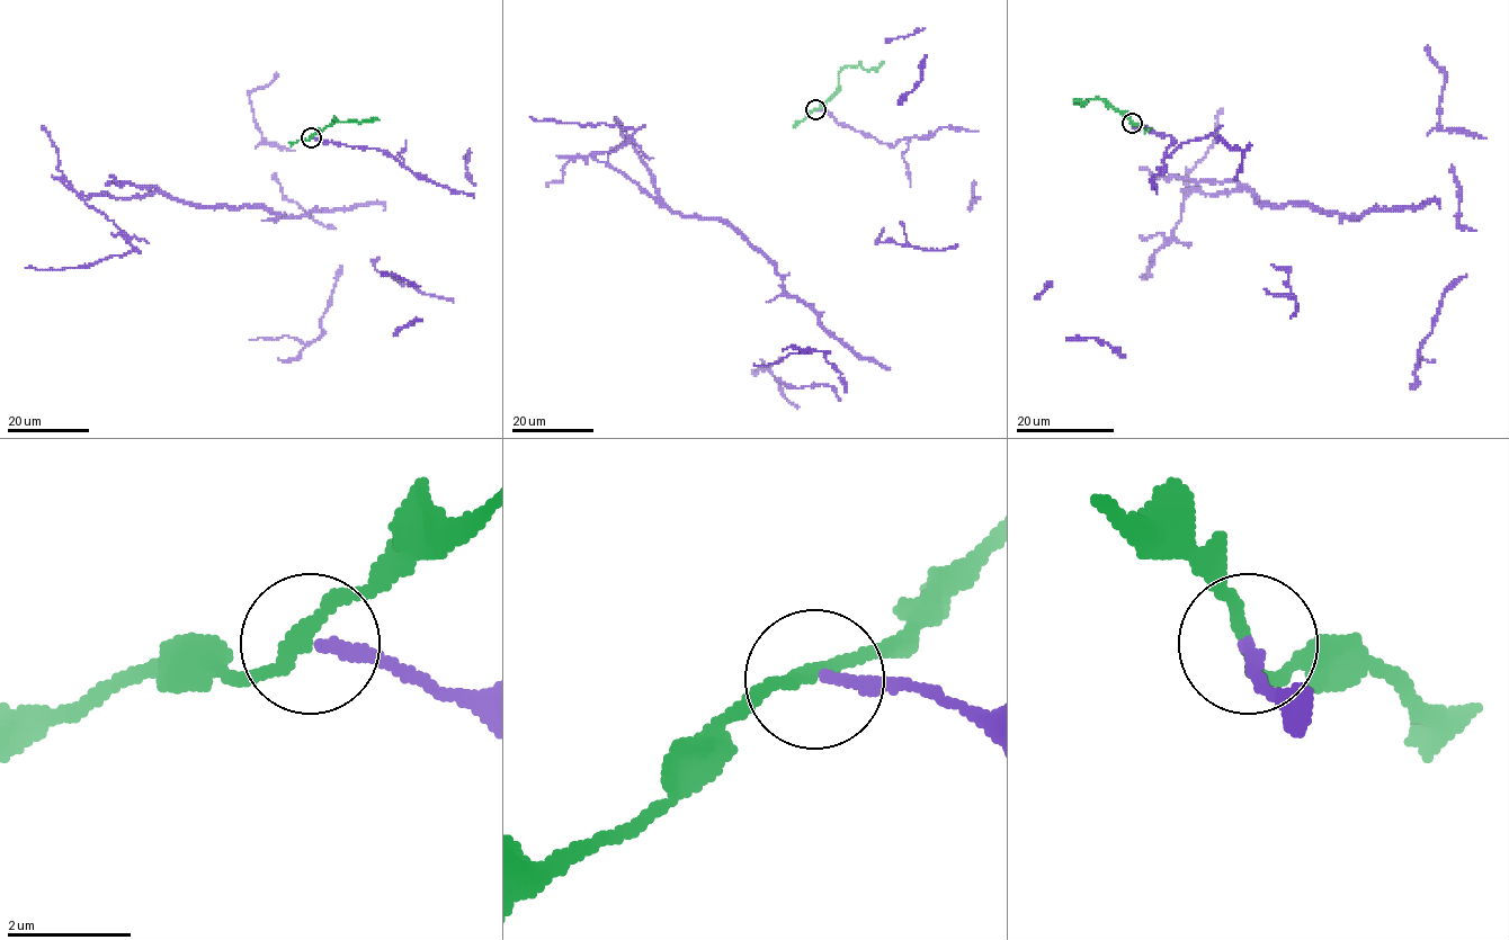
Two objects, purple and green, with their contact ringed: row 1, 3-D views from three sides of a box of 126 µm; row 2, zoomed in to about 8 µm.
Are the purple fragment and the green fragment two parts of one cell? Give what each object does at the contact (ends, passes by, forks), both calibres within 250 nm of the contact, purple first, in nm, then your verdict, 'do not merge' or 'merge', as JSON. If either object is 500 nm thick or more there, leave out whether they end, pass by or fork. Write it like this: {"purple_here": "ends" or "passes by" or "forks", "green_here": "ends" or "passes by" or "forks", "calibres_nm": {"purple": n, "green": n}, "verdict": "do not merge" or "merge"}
{"purple_here": "ends", "green_here": "passes by", "calibres_nm": {"purple": 190, "green": 200}, "verdict": "do not merge"}

